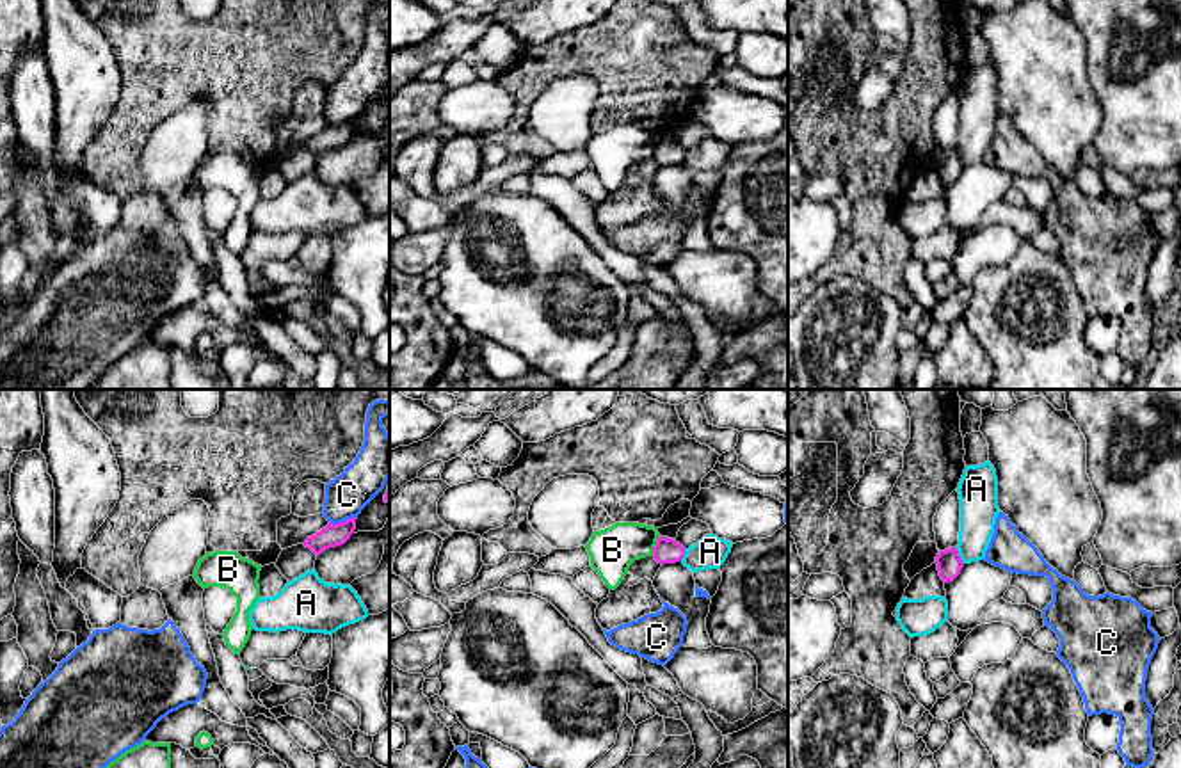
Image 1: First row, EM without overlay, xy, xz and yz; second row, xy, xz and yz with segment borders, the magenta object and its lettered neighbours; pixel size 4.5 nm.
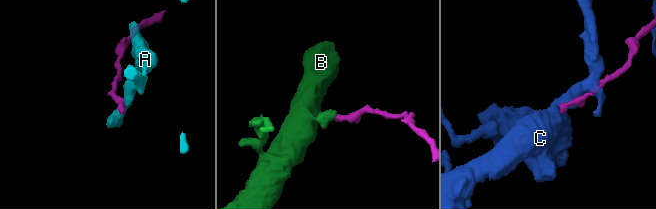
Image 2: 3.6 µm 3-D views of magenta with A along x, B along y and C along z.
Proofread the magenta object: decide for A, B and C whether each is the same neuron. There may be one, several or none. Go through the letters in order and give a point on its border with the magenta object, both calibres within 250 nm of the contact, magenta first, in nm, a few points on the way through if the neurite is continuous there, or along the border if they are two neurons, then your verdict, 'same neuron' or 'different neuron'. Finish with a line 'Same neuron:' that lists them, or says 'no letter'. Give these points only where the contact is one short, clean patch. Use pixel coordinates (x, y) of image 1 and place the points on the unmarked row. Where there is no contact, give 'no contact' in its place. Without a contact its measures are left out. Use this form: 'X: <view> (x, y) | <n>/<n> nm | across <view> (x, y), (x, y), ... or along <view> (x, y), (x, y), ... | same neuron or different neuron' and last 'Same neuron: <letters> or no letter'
A: yz (959, 157) | 120/180 nm | along yz (956, 150), (964, 164) | different neuron
B: xz (657, 146) | 110/200 nm | along xz (660, 137), (651, 155) | different neuron
C: xy (344, 123) | 100/190 nm | different neuron
Same neuron: no letter

